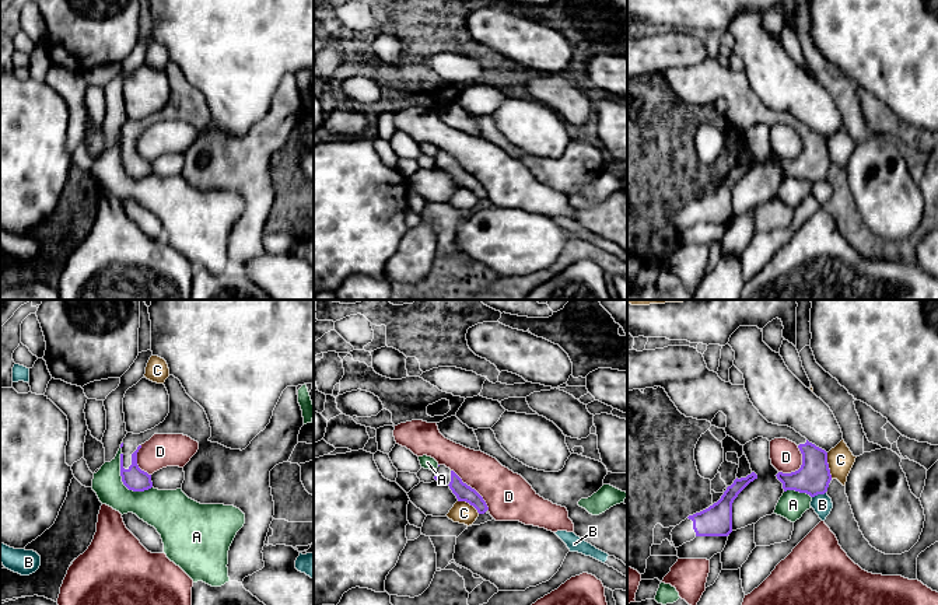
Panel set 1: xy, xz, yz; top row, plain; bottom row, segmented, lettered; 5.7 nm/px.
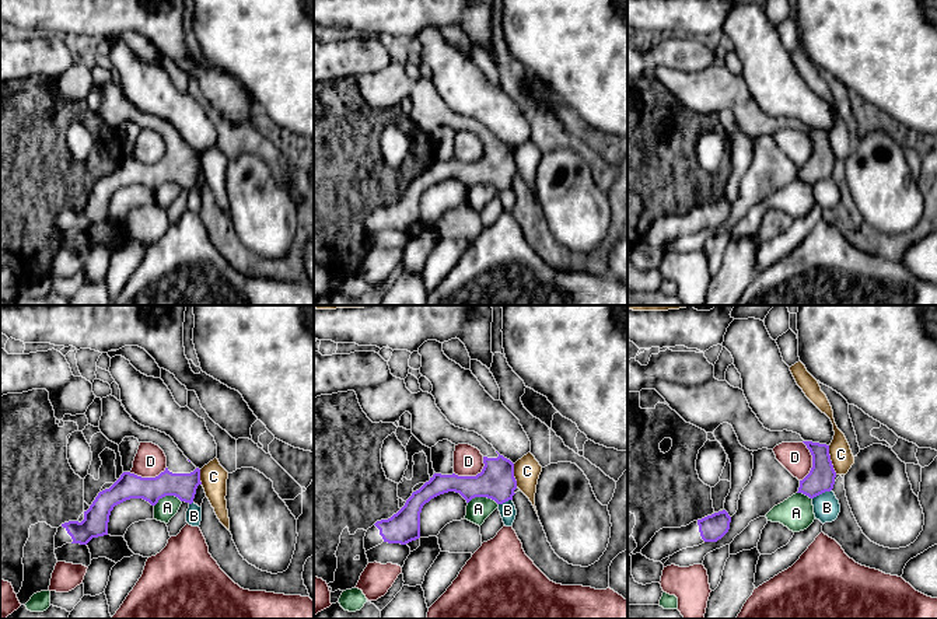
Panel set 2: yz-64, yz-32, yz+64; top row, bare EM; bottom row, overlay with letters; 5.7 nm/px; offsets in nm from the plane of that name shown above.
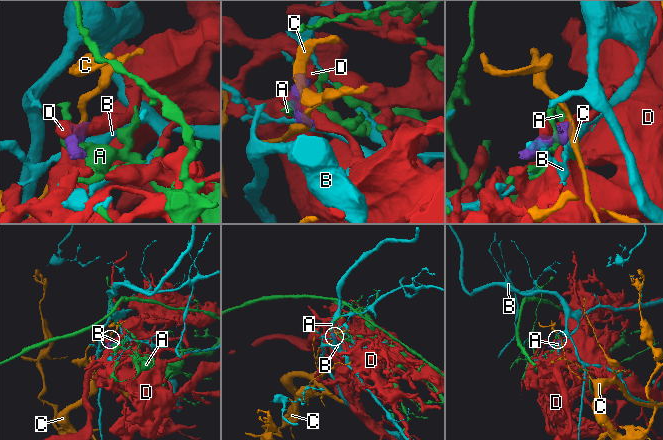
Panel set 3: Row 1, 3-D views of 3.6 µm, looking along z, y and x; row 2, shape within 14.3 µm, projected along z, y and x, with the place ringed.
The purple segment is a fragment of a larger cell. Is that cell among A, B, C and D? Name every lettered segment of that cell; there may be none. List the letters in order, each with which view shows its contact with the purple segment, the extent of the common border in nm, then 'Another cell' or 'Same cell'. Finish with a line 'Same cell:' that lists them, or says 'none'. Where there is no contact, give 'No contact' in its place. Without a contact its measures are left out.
A: Touches purple in xy. Shared border 280 nm. Another cell
B: Touches purple in yz. Shared border 90 nm. Another cell
C: Touches purple in yz. Shared border 160 nm. Another cell
D: Touches purple in xz. Shared border 320 nm. Another cell
Same cell: none

